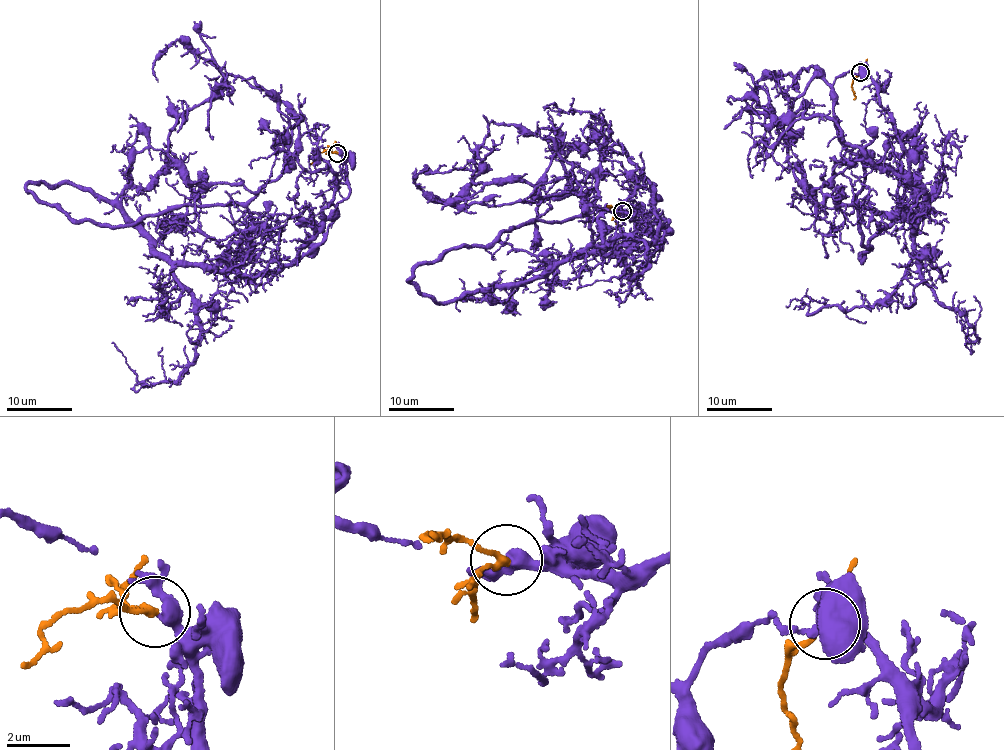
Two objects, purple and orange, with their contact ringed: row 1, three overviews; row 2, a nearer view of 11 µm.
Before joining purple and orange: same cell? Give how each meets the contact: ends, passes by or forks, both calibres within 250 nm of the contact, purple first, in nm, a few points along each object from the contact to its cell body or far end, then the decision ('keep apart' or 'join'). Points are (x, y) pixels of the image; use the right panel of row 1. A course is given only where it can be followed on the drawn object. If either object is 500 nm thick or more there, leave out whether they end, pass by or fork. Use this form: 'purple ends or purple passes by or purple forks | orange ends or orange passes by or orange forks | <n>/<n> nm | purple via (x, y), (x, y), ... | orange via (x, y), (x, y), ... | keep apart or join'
purple passes by | orange passes by | 380/170 nm | purple via (861, 71), (925, 197), (915, 230), (889, 166), (833, 170), (845, 150), (816, 68), (758, 82), (751, 135) | orange via (860, 72), (852, 78), (854, 99) | join

